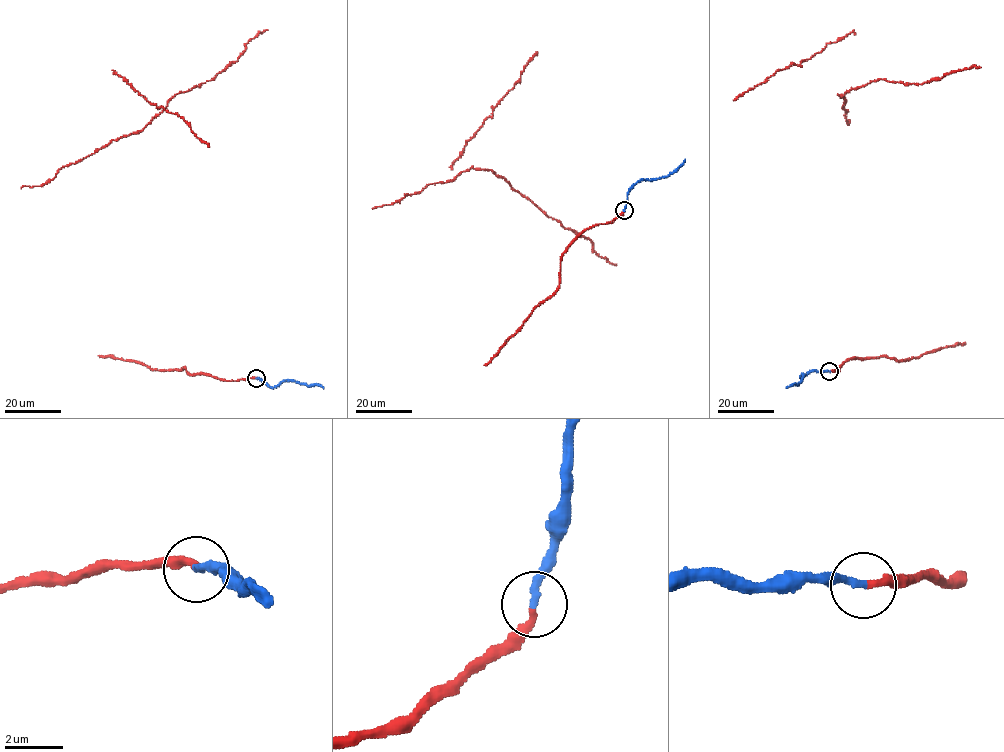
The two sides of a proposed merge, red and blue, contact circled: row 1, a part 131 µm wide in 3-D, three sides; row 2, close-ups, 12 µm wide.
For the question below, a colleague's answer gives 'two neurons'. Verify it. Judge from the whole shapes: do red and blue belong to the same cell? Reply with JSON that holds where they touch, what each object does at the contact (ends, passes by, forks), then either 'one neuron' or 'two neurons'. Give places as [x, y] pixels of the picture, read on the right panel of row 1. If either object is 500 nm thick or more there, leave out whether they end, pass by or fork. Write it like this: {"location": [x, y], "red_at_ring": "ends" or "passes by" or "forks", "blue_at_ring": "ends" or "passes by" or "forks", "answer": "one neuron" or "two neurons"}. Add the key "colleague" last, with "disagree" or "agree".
{"location": [829, 371], "red_at_ring": "ends", "blue_at_ring": "ends", "answer": "one neuron", "colleague": "disagree"}

